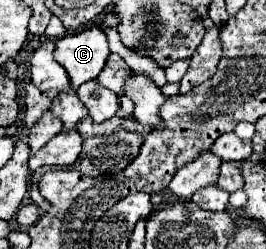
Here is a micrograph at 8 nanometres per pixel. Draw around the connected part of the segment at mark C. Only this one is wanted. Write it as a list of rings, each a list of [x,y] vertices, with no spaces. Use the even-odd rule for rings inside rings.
[[[94,26],[56,40],[54,60],[66,68],[72,86],[78,88],[84,82],[98,78],[108,54],[110,48],[106,34],[102,32],[102,28]]]

